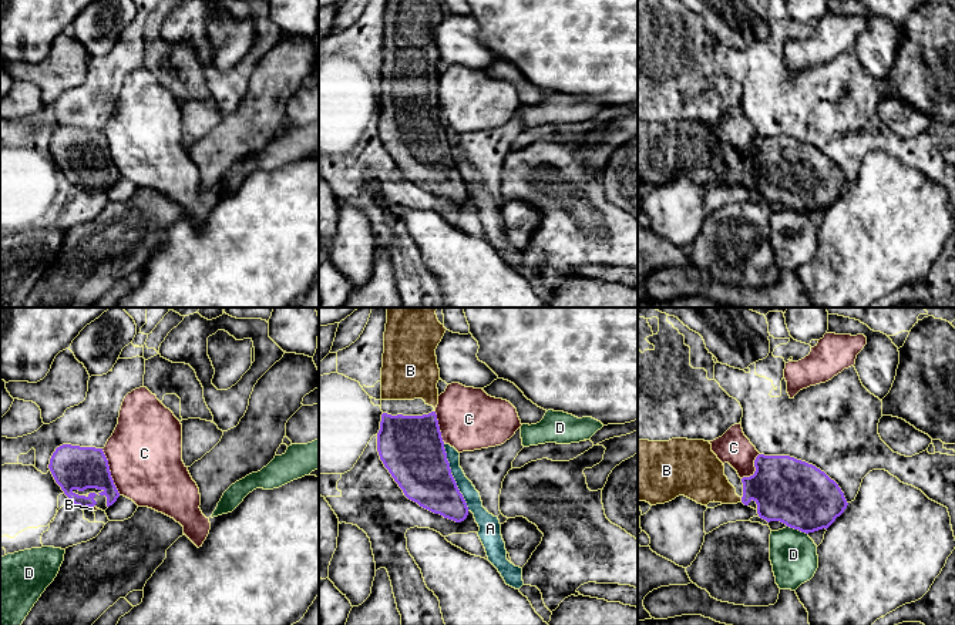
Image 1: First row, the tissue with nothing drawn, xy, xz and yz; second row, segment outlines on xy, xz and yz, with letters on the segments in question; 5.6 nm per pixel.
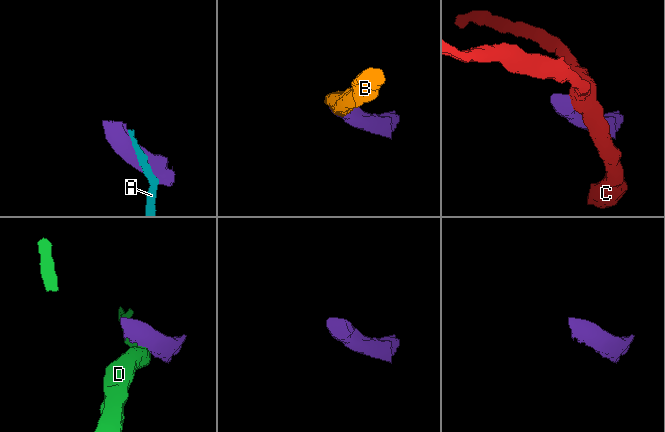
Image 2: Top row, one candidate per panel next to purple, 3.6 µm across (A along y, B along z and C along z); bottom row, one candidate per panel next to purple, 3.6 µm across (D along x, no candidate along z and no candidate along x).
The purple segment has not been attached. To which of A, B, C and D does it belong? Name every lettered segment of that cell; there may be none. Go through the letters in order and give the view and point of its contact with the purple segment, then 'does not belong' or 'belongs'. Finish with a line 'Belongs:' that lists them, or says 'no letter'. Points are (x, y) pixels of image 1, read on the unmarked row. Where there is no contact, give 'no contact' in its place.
A: xz (453, 158) | does not belong
B: yz (742, 181) | belongs
C: xy (110, 153) | does not belong
D: yz (797, 209) | does not belong
Belongs: B

